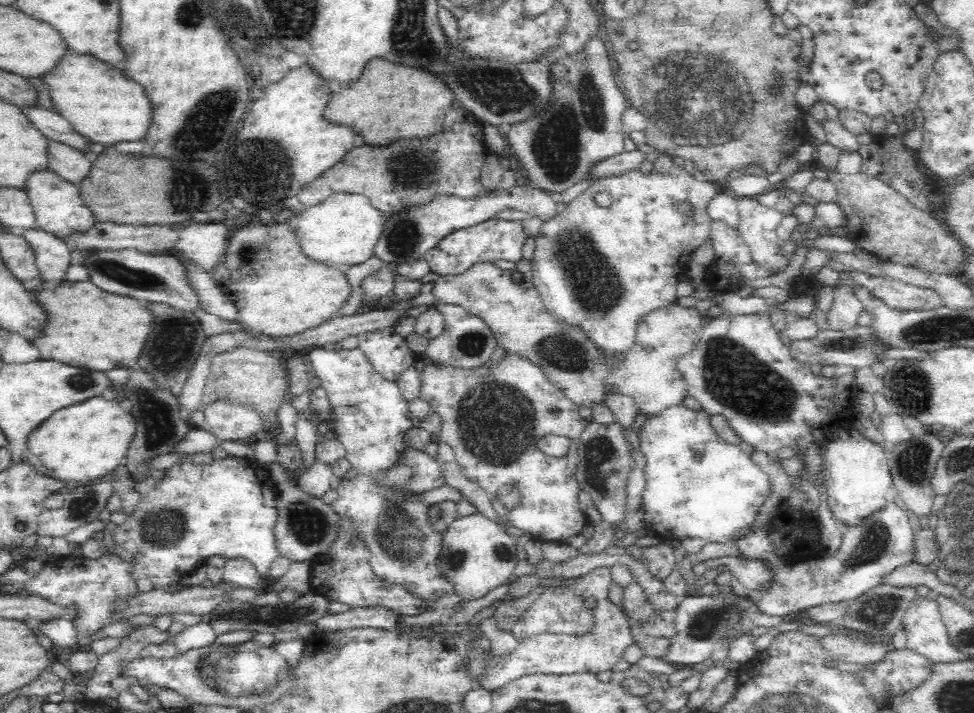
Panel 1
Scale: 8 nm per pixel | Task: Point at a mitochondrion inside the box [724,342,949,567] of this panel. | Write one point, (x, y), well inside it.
(912, 389)

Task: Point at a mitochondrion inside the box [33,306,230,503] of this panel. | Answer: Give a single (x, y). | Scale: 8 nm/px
(172, 351)

